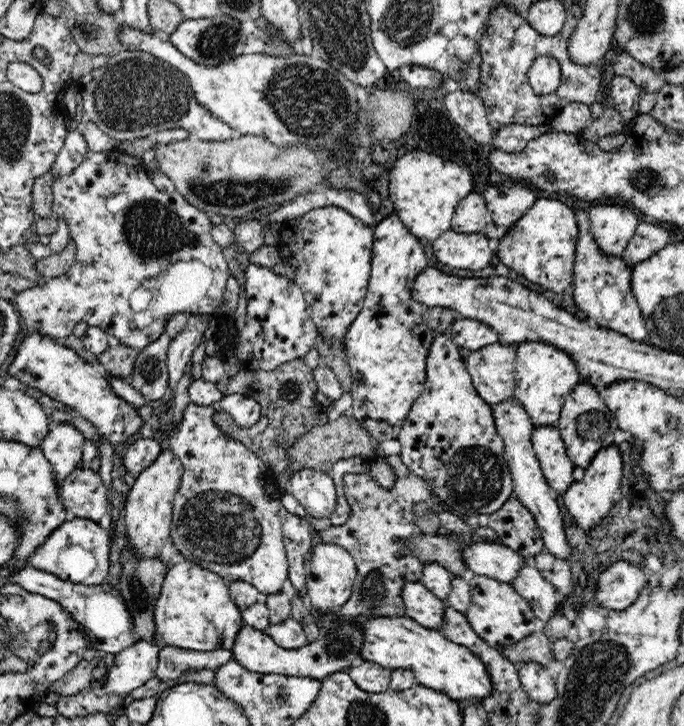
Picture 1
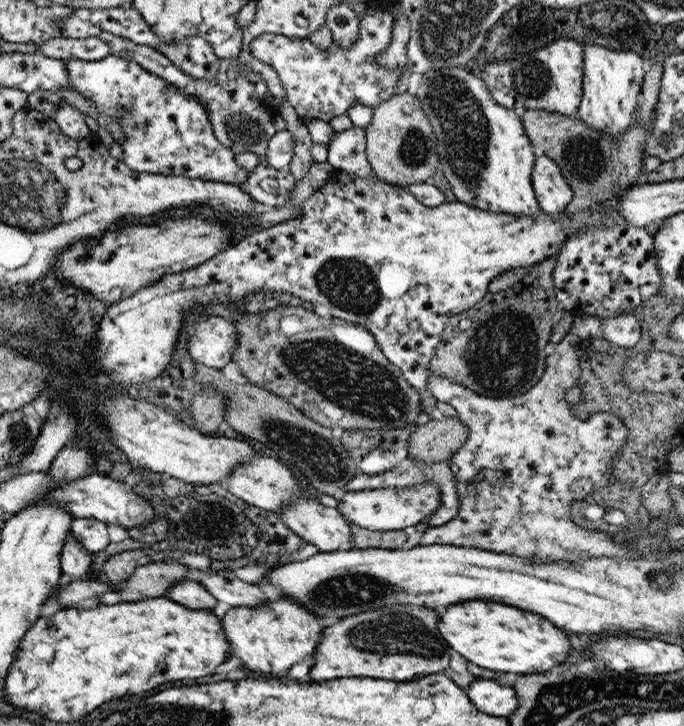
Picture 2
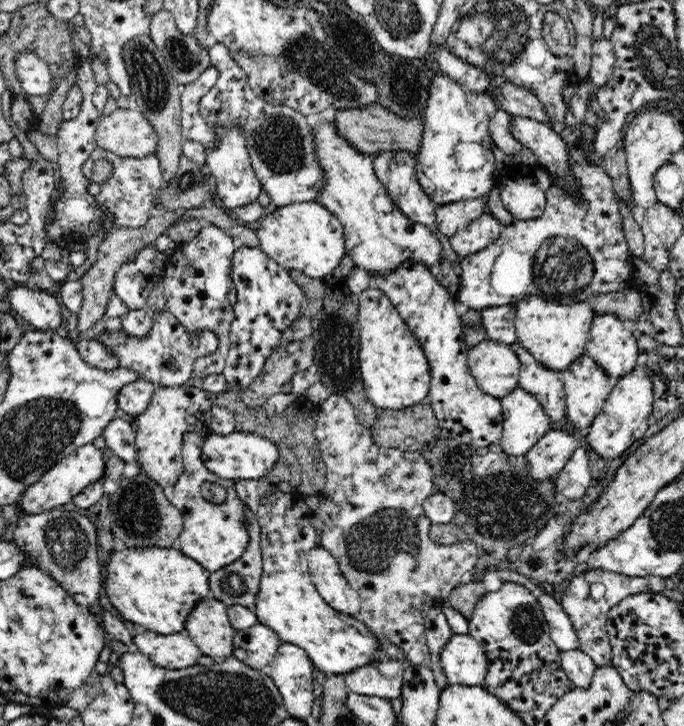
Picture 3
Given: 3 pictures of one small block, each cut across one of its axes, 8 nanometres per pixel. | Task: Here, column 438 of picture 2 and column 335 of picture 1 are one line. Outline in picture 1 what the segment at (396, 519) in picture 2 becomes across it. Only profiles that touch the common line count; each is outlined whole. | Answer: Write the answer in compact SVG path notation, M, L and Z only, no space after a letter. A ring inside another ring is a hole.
M308 468L294 470L289 478L288 491L308 514L316 518L328 517L336 508L336 487L328 473Z

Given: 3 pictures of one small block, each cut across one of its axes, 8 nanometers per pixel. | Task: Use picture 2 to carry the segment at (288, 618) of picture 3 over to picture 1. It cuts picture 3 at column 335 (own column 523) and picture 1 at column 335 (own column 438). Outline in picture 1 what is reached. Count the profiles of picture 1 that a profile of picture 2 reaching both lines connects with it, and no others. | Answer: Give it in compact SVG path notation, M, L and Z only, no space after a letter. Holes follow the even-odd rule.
M312 611L321 632L335 633L340 627L351 624L362 633L360 657L391 671L403 668L411 670L417 685L446 693L452 700L478 700L492 690L491 681L484 663L466 647L458 645L442 635L440 630L422 627L408 616L358 616L350 622L338 622L335 612ZM329 615L334 616L329 617Z

